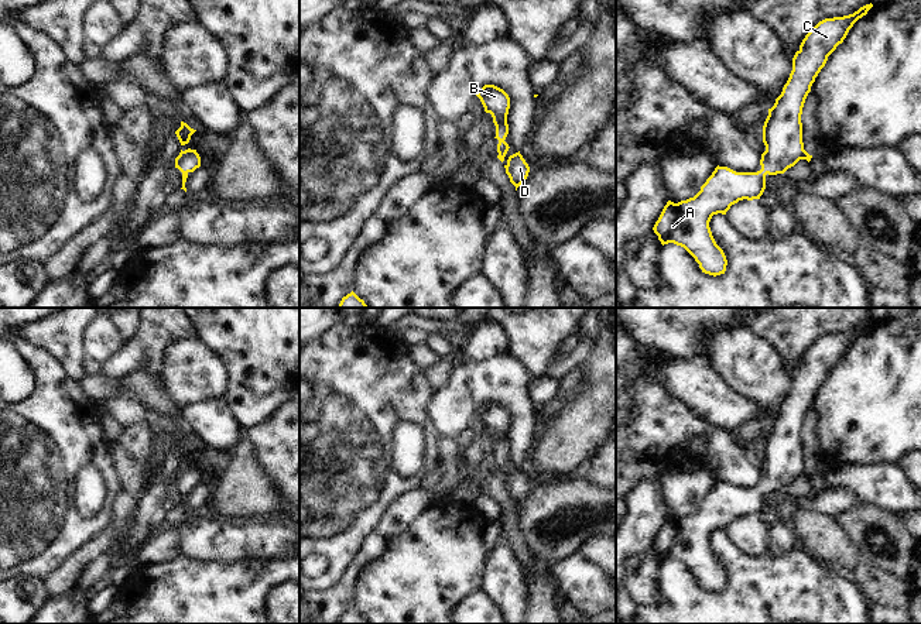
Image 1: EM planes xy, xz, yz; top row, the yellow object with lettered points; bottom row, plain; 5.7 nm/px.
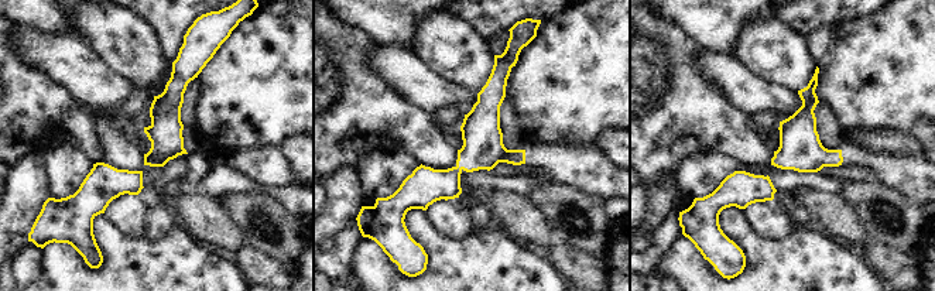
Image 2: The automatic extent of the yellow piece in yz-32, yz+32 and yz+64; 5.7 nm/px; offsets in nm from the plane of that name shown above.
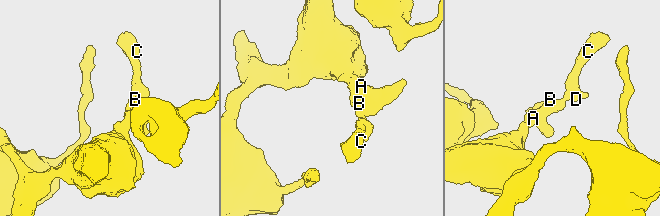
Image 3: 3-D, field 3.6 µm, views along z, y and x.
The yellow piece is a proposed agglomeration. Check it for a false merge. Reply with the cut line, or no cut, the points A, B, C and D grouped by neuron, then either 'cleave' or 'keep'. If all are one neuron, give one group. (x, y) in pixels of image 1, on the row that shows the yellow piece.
no cut | A B C D | keep

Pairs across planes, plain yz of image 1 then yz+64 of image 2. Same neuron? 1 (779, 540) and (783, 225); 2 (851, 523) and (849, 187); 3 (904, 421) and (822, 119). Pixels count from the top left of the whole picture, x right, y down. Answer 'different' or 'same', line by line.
1: different
2: same
3: different

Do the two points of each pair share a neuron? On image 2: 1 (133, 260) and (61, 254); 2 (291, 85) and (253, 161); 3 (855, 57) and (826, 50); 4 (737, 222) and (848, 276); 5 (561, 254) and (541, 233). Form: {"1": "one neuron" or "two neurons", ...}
{"1": "one neuron", "2": "two neurons", "3": "one neuron", "4": "one neuron", "5": "two neurons"}

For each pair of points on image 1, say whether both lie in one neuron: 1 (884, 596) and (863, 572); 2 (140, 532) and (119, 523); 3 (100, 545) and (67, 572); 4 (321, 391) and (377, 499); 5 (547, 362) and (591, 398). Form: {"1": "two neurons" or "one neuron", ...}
{"1": "one neuron", "2": "two neurons", "3": "one neuron", "4": "one neuron", "5": "two neurons"}

